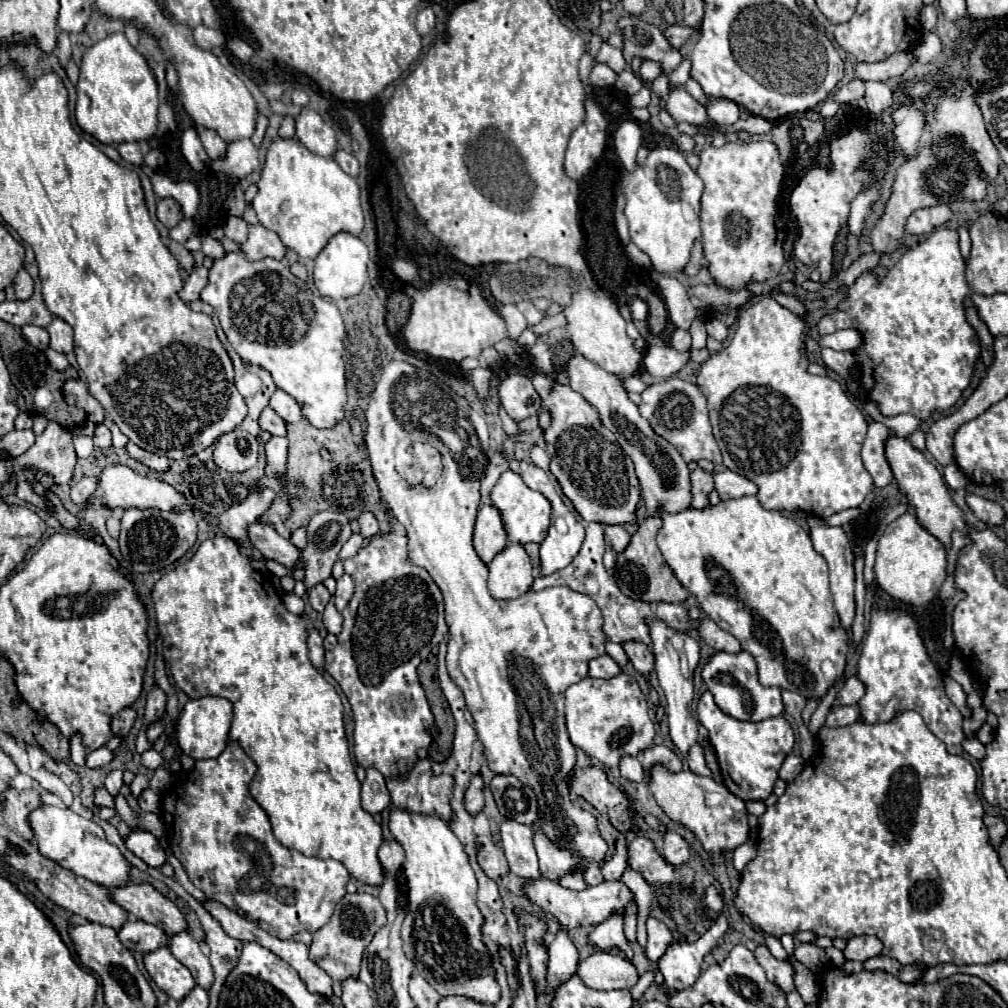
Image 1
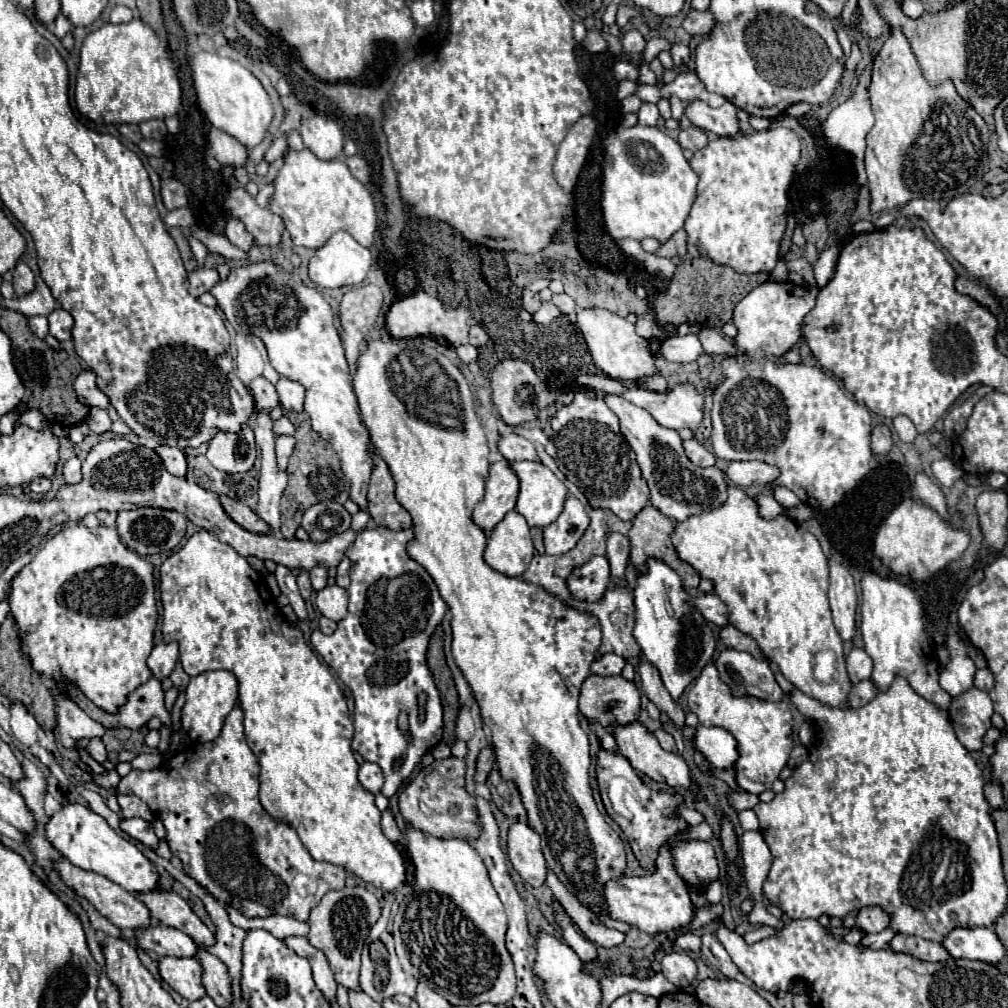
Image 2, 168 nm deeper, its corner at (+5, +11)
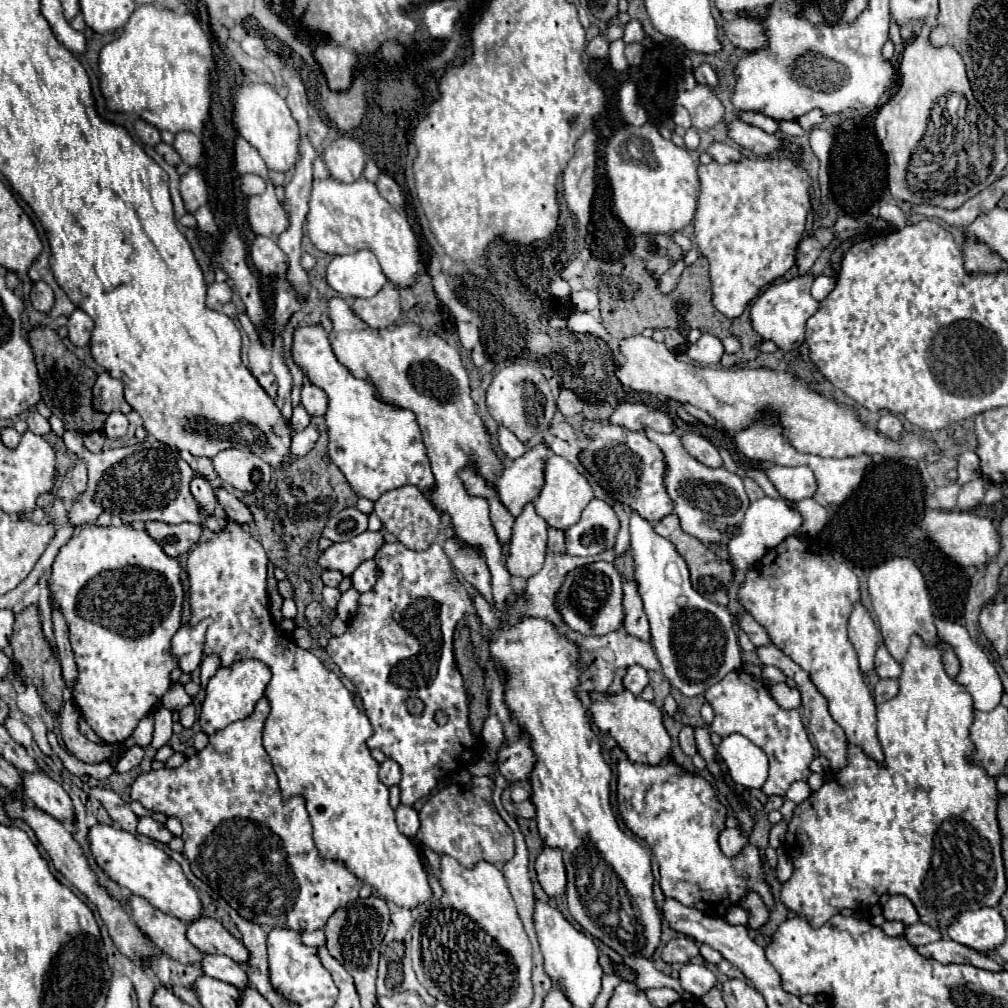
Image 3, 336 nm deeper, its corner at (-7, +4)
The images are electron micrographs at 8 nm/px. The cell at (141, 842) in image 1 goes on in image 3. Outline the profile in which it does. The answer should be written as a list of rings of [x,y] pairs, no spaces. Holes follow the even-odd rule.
[[[150,816],[140,818],[140,822],[138,822],[138,834],[144,834],[144,836],[148,836],[148,838],[152,838],[156,842],[164,842],[164,844],[168,844],[172,840],[170,830],[164,824],[158,824],[156,820],[152,820]]]

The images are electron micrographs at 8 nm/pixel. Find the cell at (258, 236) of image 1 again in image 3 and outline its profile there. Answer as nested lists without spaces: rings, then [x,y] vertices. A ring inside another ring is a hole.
[[[267,180],[264,193],[248,202],[248,222],[254,234],[262,234],[268,238],[278,238],[284,230],[288,230],[290,222],[284,210],[278,208],[275,187]]]

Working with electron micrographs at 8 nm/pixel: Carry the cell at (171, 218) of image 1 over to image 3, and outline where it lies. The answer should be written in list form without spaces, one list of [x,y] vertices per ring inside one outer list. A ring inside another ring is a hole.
[[[192,168],[180,178],[180,194],[188,212],[196,212],[200,206],[206,204],[206,184],[196,168]]]

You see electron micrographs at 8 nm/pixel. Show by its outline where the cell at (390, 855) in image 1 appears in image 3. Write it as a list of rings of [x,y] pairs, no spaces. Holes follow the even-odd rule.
[[[398,806],[396,808],[396,824],[398,824],[398,830],[408,836],[408,838],[414,838],[418,828],[420,828],[420,820],[418,820],[418,814],[414,808],[410,806]]]

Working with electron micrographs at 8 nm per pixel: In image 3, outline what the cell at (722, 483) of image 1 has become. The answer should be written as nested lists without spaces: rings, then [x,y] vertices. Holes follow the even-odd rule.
[[[770,466],[770,468],[766,468],[766,476],[774,484],[778,494],[792,502],[810,498],[812,492],[816,490],[814,474],[808,466],[794,466],[794,468]]]

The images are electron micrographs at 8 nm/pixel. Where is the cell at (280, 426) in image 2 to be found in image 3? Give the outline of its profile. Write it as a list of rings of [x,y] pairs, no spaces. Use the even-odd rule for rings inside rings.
[[[298,406],[298,408],[294,408],[294,414],[292,414],[292,420],[290,420],[290,426],[292,426],[292,432],[300,432],[300,430],[304,430],[306,426],[310,424],[310,416],[308,416],[308,412],[302,408],[302,406]]]

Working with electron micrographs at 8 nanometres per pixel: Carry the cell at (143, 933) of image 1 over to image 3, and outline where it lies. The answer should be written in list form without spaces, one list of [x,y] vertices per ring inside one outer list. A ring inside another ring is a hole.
[[[202,954],[200,968],[204,974],[224,980],[236,988],[244,988],[244,984],[248,982],[244,976],[244,970],[232,958],[222,954]]]

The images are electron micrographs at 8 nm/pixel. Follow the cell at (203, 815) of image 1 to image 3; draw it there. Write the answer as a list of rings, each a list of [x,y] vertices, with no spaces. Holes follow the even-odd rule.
[[[262,698],[262,700],[256,704],[256,708],[254,708],[254,712],[252,712],[250,716],[246,716],[244,720],[232,722],[232,724],[228,724],[224,730],[220,730],[220,732],[216,732],[214,736],[210,736],[208,746],[206,746],[202,752],[196,752],[192,758],[188,758],[182,766],[172,768],[172,770],[170,770],[170,768],[160,768],[160,770],[150,770],[150,772],[146,772],[146,774],[140,774],[140,776],[134,780],[134,784],[132,784],[130,798],[136,800],[136,802],[140,802],[144,808],[148,808],[148,810],[152,810],[152,812],[162,812],[162,814],[166,814],[168,818],[170,818],[170,816],[180,818],[182,828],[184,828],[184,832],[182,832],[184,856],[190,860],[190,868],[192,868],[194,876],[200,878],[204,884],[208,884],[216,894],[220,894],[240,916],[244,916],[244,918],[250,920],[250,922],[258,922],[258,924],[286,926],[286,928],[296,930],[296,932],[300,932],[300,930],[312,932],[312,930],[324,928],[328,916],[330,916],[336,908],[354,902],[354,900],[358,898],[358,890],[360,890],[362,884],[360,884],[360,880],[358,880],[354,874],[350,874],[350,872],[346,870],[346,866],[344,866],[342,862],[328,862],[328,860],[322,860],[322,858],[318,856],[318,850],[316,850],[316,846],[314,846],[314,842],[312,842],[312,826],[310,826],[310,818],[308,818],[304,800],[302,800],[302,798],[290,798],[288,802],[282,800],[276,774],[274,774],[272,764],[270,764],[270,758],[268,758],[268,754],[266,754],[266,750],[264,750],[264,746],[262,746],[262,726],[264,726],[266,716],[268,716],[268,700]],[[270,908],[274,908],[274,910],[280,908],[278,912],[284,910],[284,914],[282,914],[282,916],[280,916],[280,914],[270,916],[270,914],[272,914]]]

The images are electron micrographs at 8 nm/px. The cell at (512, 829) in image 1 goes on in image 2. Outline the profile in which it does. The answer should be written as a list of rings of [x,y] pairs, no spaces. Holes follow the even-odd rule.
[[[518,821],[510,827],[508,855],[514,869],[524,879],[524,883],[532,887],[544,885],[548,869],[546,869],[546,861],[540,849],[540,835],[532,831],[526,823]]]

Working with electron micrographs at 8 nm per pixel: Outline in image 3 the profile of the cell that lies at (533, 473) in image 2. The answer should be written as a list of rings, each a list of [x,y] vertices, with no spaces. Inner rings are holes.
[[[550,454],[550,458],[544,464],[544,486],[540,496],[534,500],[534,508],[536,514],[542,516],[548,526],[556,528],[556,530],[568,530],[572,524],[576,524],[580,520],[582,510],[586,508],[586,504],[592,500],[592,486],[588,484],[588,480],[564,458]]]

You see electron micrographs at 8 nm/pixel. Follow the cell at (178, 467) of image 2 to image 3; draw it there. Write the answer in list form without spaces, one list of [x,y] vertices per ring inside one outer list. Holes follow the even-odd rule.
[[[194,474],[192,482],[190,482],[190,492],[196,498],[196,502],[200,504],[200,508],[204,508],[204,512],[214,512],[214,508],[216,508],[214,492],[212,492],[210,482],[204,476]]]

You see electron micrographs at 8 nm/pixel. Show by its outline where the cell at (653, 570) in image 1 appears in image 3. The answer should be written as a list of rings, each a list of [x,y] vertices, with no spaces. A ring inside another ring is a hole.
[[[668,514],[668,516],[664,516],[662,520],[658,520],[658,522],[654,524],[654,530],[656,530],[656,534],[664,536],[666,540],[670,540],[670,542],[674,544],[674,548],[680,552],[680,556],[686,560],[688,570],[690,570],[690,576],[692,576],[692,586],[694,586],[704,598],[708,598],[708,600],[712,600],[712,602],[716,602],[716,604],[726,606],[726,604],[728,604],[726,590],[728,590],[728,584],[730,584],[730,580],[732,580],[732,572],[734,572],[732,566],[730,566],[728,562],[724,562],[724,560],[716,560],[714,552],[712,552],[706,544],[702,544],[698,538],[694,538],[694,536],[682,532],[676,514]]]

